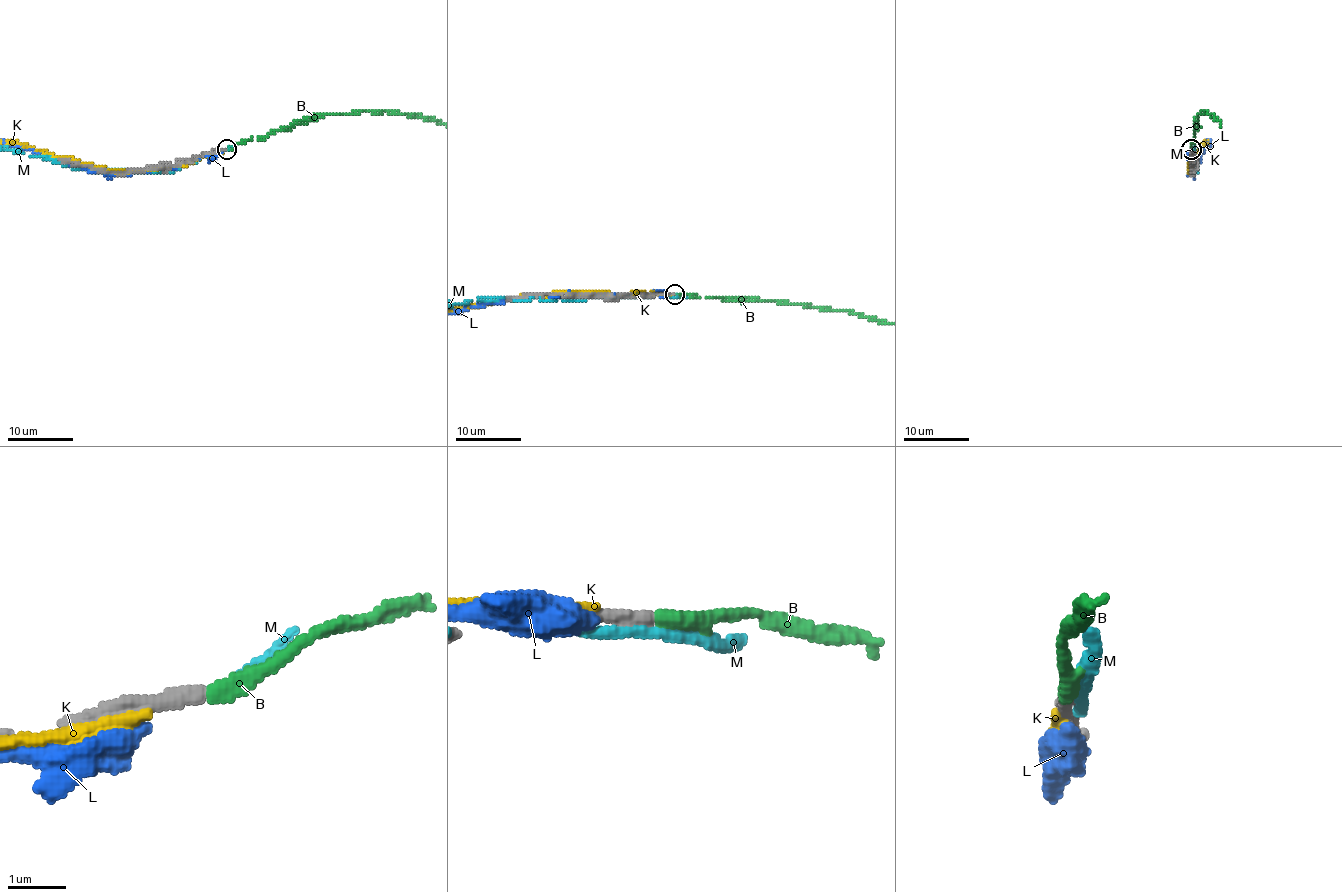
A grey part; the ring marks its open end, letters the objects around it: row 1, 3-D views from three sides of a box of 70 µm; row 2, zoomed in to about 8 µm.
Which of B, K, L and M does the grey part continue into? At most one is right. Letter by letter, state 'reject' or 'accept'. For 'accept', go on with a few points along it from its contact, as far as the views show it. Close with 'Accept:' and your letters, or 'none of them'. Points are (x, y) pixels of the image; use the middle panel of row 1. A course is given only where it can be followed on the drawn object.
B: accept
K: reject
L: reject
M: reject
Accept: B

